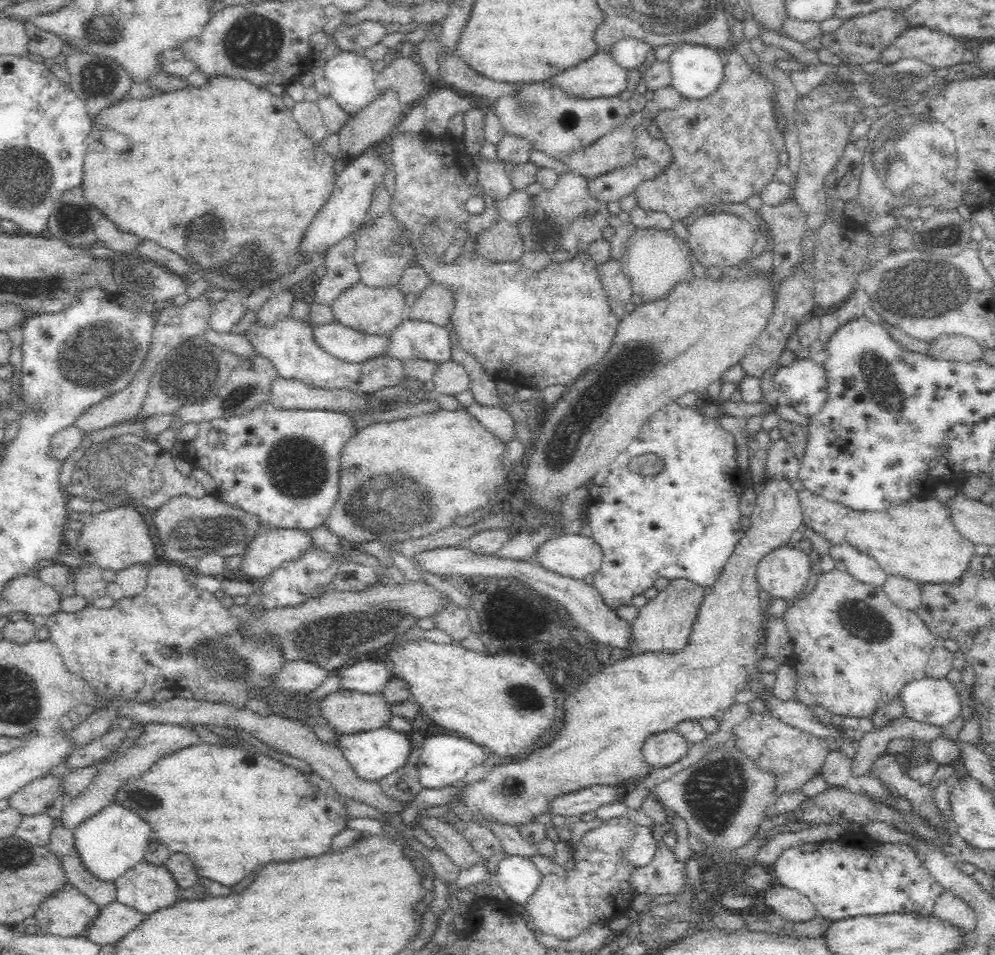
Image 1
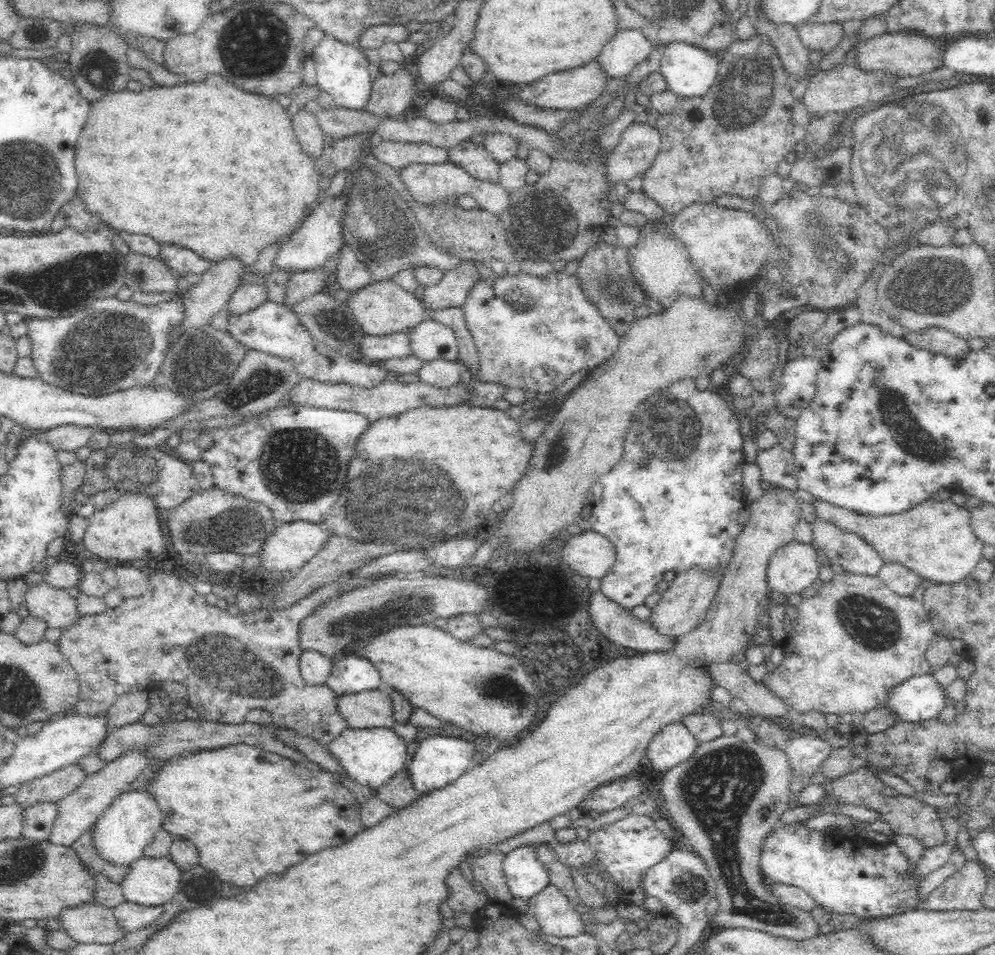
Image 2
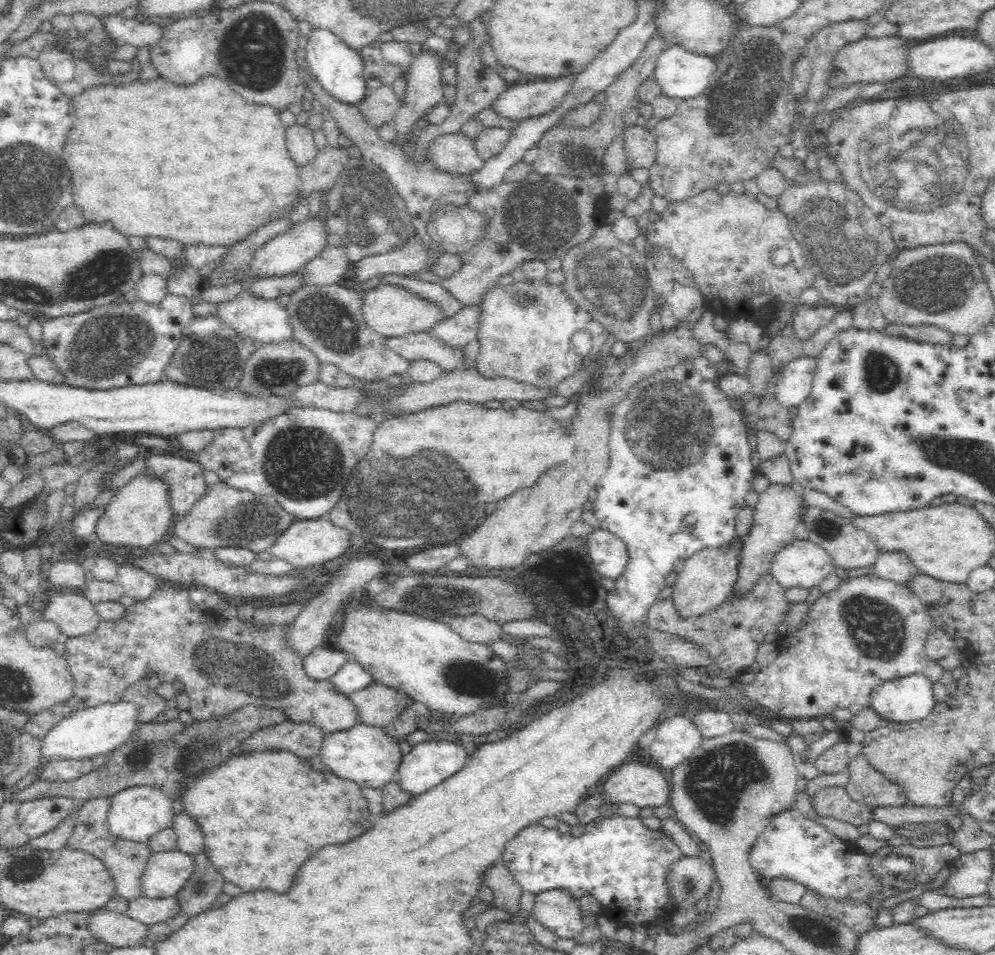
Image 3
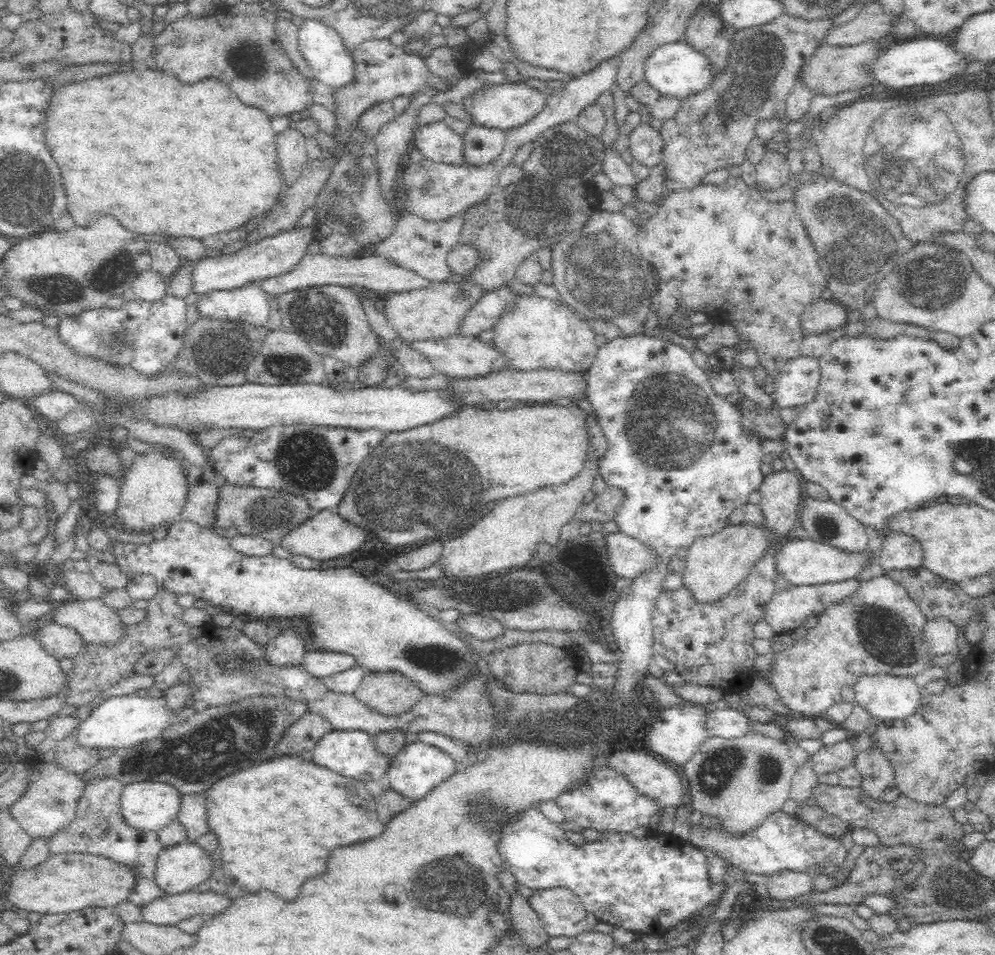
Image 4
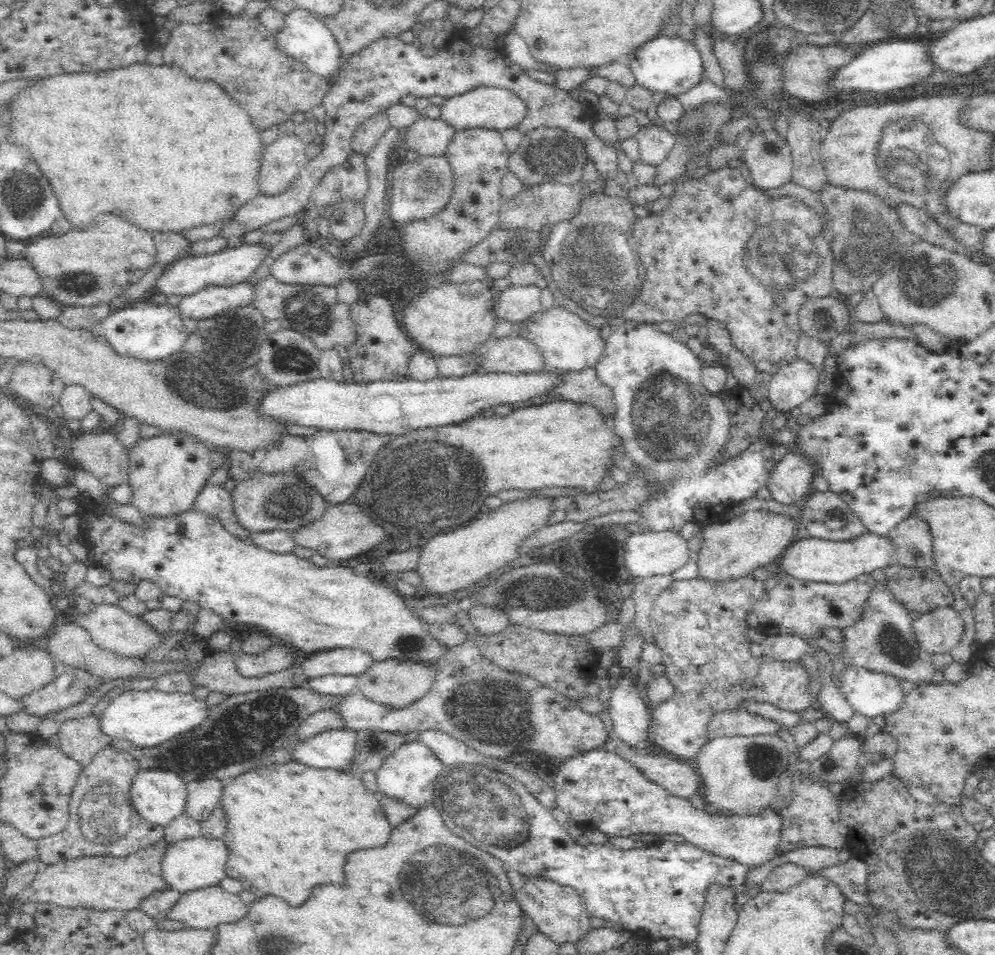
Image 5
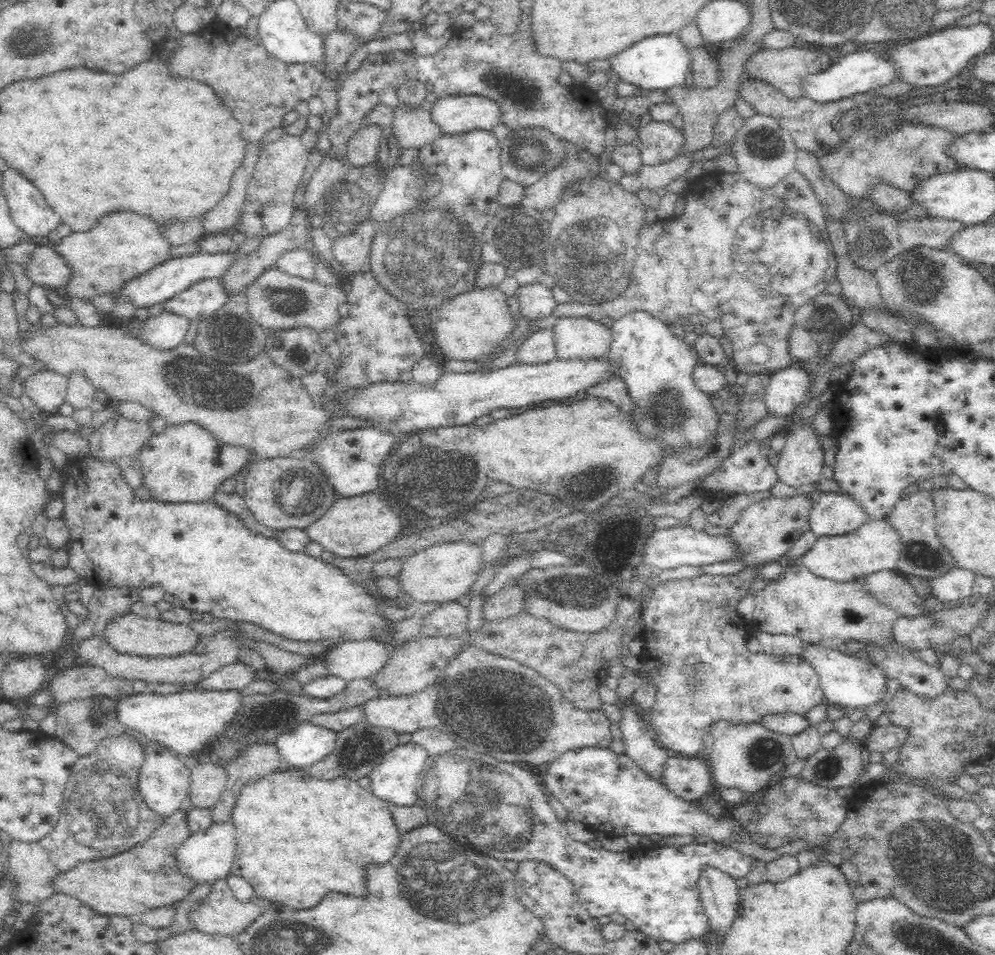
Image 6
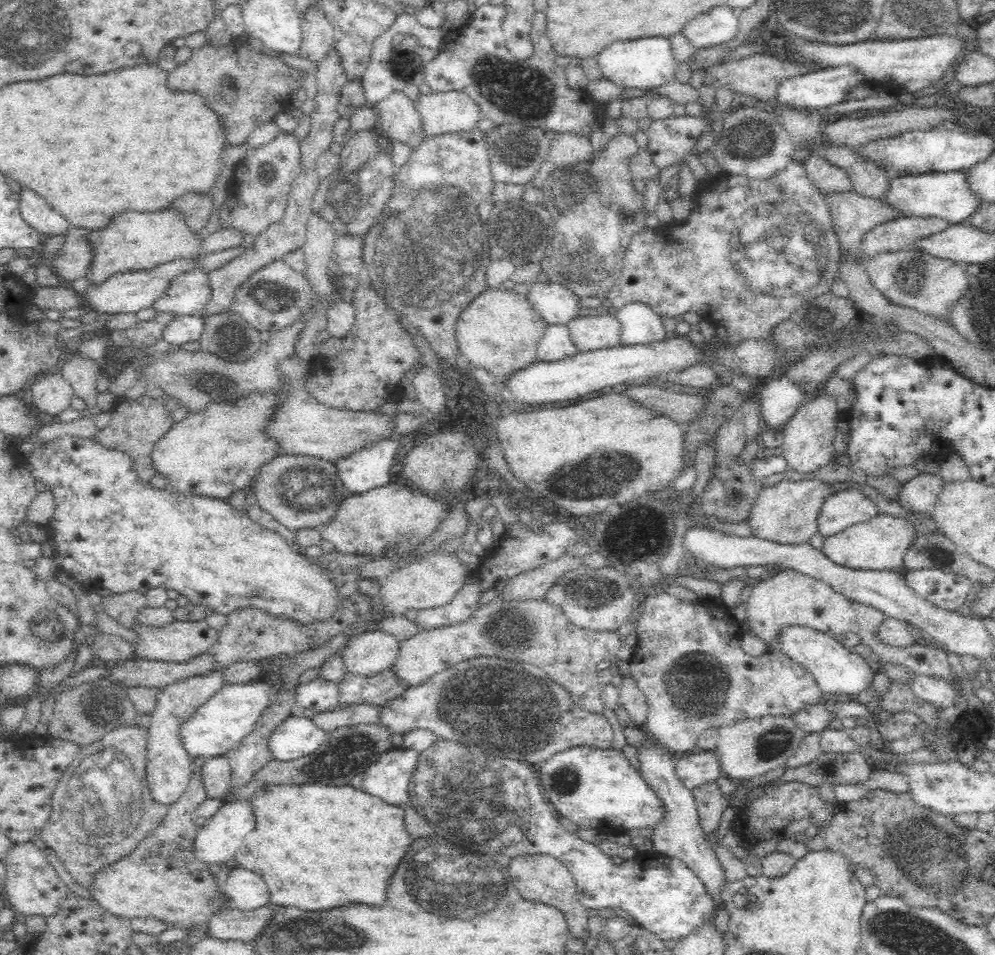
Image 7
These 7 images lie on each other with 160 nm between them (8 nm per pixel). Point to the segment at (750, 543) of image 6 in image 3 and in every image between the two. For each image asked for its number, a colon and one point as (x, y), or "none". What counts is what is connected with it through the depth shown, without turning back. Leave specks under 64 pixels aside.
3: (708, 578)
4: (716, 564)
5: (729, 549)

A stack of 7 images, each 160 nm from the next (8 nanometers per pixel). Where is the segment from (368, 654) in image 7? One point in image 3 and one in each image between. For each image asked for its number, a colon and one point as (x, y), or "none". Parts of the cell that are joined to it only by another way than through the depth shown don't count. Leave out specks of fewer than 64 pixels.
3: (322, 663)
4: (319, 664)
5: (339, 661)
6: (353, 659)

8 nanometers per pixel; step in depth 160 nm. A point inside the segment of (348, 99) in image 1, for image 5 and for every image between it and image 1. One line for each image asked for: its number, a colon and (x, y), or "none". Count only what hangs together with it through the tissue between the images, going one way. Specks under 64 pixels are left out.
2: (341, 69)
3: (339, 68)
4: (322, 48)
5: (304, 37)

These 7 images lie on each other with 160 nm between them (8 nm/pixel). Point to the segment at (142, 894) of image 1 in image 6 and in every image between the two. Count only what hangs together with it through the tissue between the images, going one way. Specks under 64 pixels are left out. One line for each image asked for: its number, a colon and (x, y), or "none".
2: (152, 881)
3: (166, 873)
4: (182, 867)
5: (192, 863)
6: (209, 854)

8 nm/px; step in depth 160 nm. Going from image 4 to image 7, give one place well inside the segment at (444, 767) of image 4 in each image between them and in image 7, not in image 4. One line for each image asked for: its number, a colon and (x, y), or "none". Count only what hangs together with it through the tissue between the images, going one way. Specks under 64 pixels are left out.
5: (408, 773)
6: (394, 780)
7: (389, 776)

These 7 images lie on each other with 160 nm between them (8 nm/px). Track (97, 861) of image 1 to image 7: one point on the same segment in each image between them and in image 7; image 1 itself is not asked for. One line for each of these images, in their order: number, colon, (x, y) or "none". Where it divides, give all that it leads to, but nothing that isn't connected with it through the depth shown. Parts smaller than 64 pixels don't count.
2: (132, 820)
3: (138, 812)
4: (148, 805)
5: (159, 794)
6: (164, 780)
7: (168, 770)

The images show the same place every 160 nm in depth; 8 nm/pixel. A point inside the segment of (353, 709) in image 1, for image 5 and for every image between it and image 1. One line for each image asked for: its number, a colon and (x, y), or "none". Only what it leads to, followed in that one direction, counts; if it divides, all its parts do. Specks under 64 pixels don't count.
2: (369, 709)
3: (377, 705)
4: (390, 692)
5: (393, 682)

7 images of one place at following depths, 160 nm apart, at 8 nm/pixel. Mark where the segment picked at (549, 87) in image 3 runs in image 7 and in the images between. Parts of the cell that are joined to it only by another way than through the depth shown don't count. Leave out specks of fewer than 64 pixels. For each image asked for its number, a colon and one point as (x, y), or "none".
4: (507, 106)
5: (497, 109)
6: (455, 114)
7: (440, 113)

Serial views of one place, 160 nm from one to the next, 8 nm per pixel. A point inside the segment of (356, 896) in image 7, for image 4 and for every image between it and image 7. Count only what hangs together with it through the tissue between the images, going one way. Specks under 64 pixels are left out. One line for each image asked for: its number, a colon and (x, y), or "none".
4: (278, 823)
5: (276, 847)
6: (300, 838)

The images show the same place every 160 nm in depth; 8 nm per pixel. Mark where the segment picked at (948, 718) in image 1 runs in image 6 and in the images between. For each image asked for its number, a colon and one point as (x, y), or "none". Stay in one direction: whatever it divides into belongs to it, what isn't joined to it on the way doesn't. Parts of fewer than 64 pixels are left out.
2: (920, 698)
3: (907, 699)
4: (885, 697)
5: (871, 694)
6: (847, 682)

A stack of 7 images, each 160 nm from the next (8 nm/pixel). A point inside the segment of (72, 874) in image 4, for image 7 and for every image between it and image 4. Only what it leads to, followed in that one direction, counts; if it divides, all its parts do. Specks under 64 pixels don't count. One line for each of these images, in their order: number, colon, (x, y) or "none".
5: (104, 882)
6: (148, 876)
7: (164, 879)

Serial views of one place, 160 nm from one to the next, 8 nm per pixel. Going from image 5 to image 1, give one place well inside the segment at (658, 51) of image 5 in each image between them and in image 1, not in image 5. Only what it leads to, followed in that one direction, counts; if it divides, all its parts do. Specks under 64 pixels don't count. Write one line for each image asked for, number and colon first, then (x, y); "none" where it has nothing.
1: (696, 71)
2: (689, 72)
3: (681, 74)
4: (677, 69)

